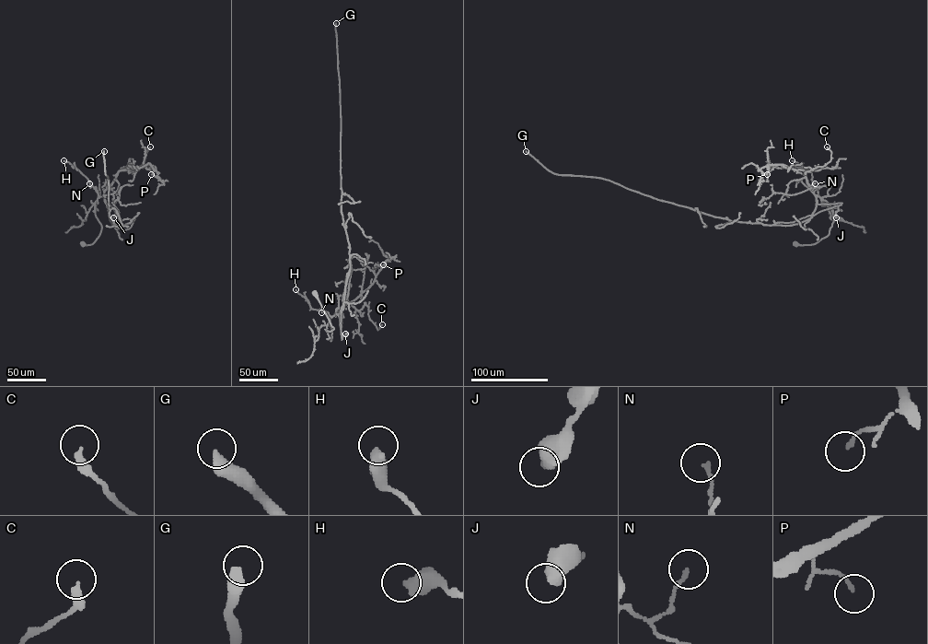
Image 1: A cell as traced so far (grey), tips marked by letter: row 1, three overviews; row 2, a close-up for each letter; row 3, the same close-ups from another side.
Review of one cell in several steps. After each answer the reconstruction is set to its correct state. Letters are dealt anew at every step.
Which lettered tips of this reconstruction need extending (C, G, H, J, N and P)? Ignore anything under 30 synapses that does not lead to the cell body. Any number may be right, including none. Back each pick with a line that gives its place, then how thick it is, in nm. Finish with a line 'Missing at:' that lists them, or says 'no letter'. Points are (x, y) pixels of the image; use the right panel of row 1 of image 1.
G: Place: (526, 151). Thickness 440 nm
Missing at: G

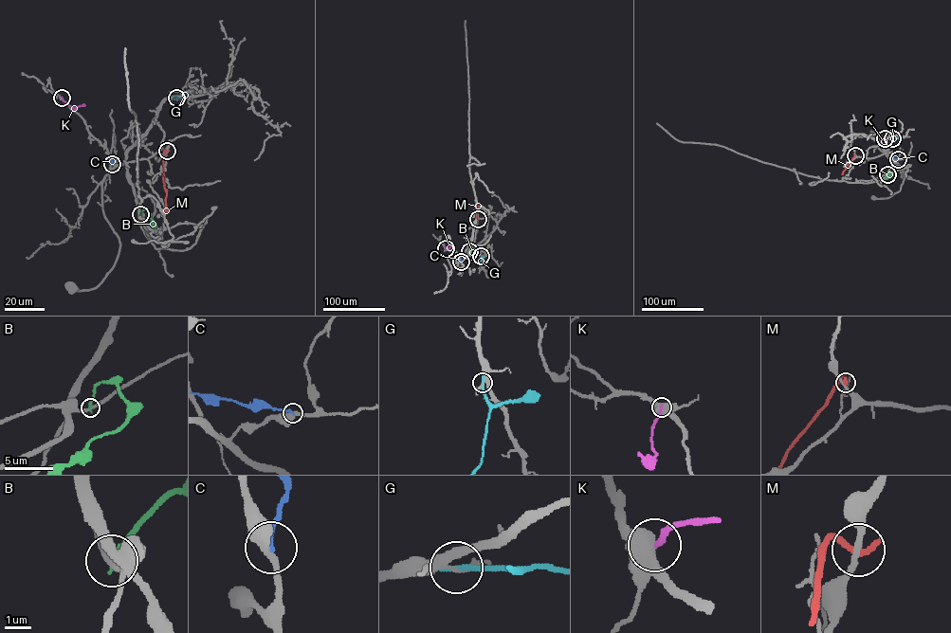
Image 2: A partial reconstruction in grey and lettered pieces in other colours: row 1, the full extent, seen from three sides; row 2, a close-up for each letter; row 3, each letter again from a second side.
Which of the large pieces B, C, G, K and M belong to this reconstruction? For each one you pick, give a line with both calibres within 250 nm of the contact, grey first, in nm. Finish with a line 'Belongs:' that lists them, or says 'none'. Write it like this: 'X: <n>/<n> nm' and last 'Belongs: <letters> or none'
Belongs: none

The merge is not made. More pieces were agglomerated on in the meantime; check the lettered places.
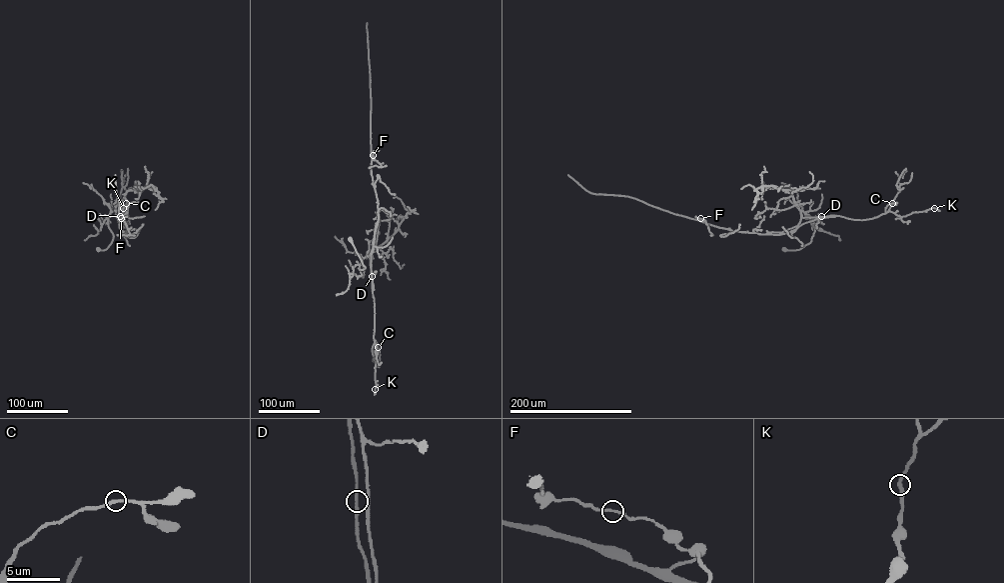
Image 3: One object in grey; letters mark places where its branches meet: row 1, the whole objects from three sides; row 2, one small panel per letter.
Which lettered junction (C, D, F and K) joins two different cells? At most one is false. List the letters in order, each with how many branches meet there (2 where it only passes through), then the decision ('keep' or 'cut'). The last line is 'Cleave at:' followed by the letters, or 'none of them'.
C: 2 branches meet; keep
D: 2 branches meet; keep
F: 2 branches meet; keep
K: 2 branches meet; keep
Cleave at: none of them

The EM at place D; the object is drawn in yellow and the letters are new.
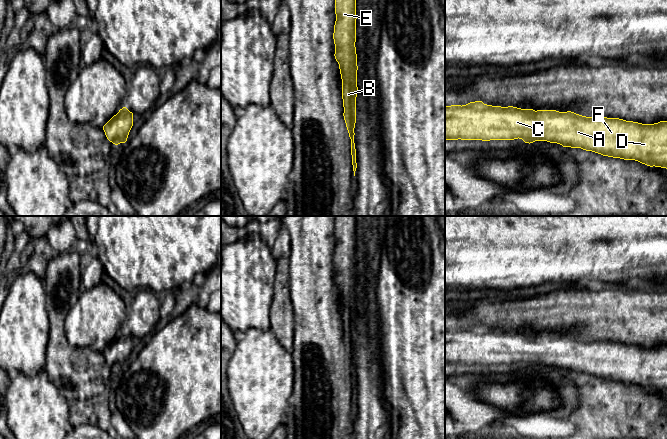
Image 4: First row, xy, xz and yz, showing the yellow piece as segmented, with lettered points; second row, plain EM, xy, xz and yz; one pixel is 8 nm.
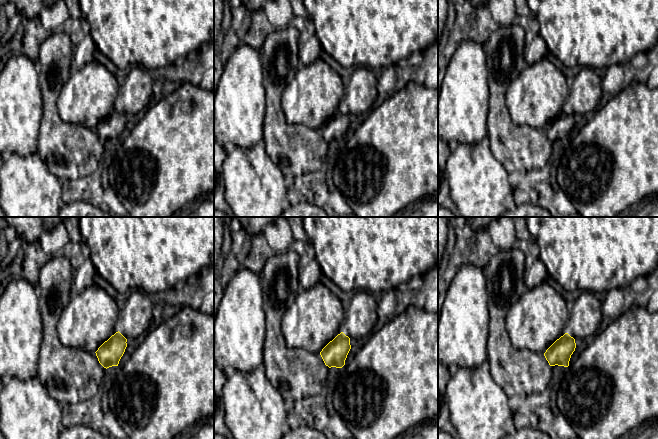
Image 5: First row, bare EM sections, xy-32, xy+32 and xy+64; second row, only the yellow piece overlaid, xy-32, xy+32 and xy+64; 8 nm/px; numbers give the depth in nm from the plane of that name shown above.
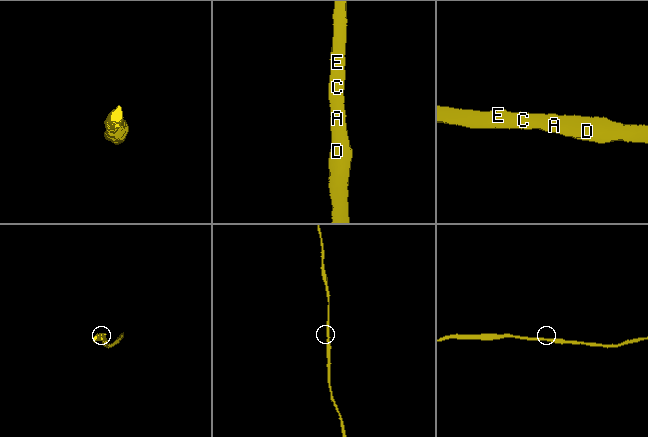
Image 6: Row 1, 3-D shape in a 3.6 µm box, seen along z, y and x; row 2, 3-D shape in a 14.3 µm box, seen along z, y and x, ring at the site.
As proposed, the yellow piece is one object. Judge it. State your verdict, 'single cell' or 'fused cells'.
single cell

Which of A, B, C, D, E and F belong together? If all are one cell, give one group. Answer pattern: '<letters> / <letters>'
A B C D E F

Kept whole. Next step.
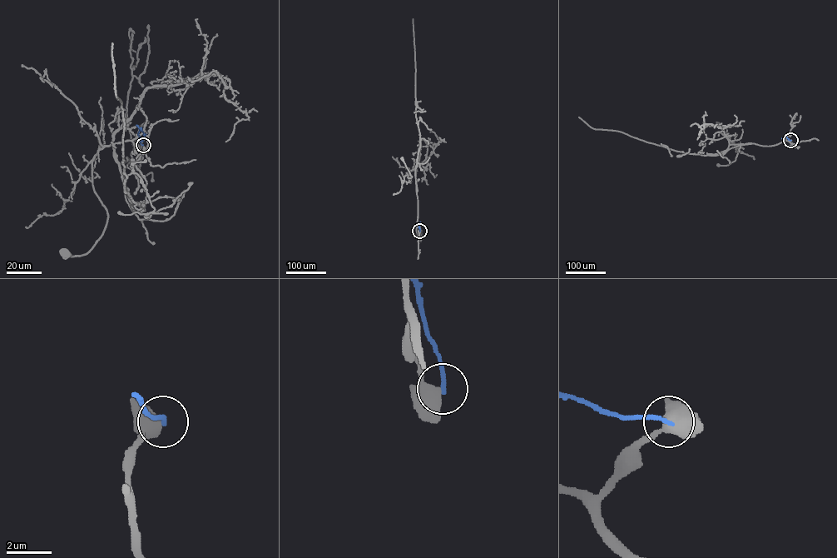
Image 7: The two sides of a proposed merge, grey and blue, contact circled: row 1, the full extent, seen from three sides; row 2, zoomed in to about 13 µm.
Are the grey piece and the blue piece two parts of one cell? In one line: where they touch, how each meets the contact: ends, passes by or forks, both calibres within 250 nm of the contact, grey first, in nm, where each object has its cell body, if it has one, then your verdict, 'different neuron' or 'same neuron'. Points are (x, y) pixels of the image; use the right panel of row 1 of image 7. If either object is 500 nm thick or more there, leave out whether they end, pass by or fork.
place (790, 140); grey passes by; blue ends; calibres 480 and 190 nm; soma grey (718, 165); soma blue none; different neuron

